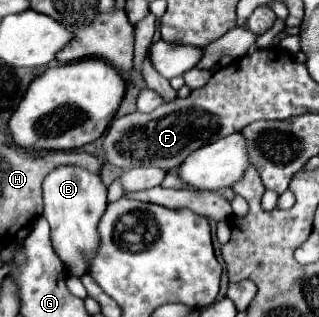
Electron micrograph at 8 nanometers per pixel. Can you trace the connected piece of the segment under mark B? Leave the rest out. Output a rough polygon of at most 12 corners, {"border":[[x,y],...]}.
{"border":[[60,166],[44,180],[52,248],[84,276],[106,210],[100,176]]}

